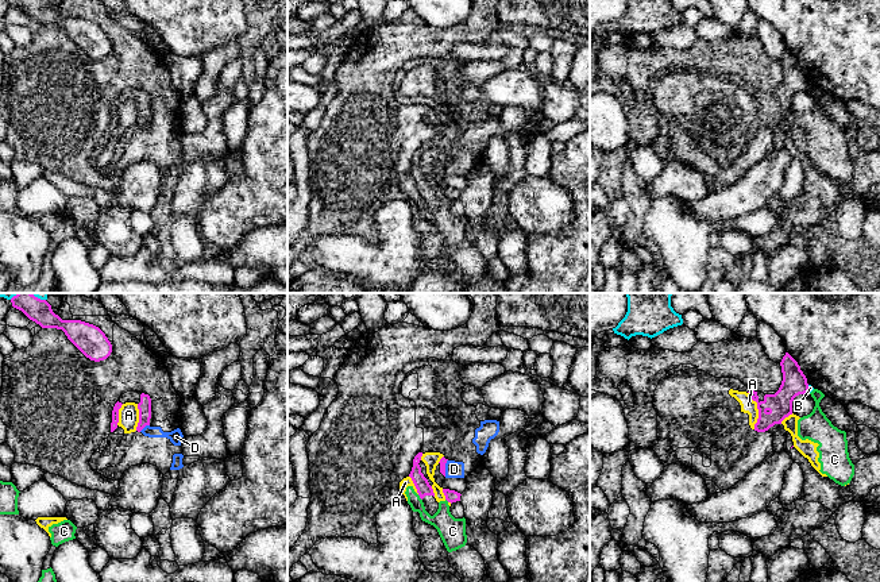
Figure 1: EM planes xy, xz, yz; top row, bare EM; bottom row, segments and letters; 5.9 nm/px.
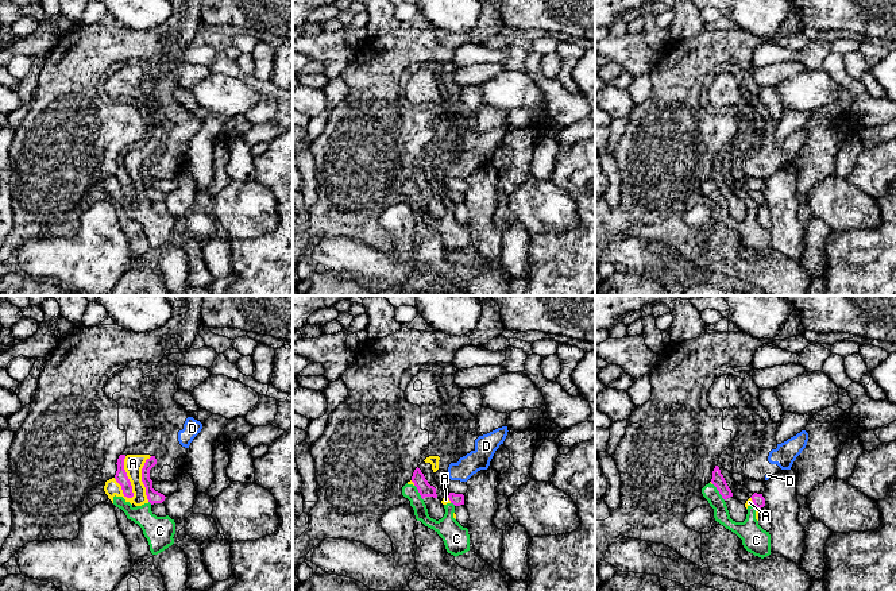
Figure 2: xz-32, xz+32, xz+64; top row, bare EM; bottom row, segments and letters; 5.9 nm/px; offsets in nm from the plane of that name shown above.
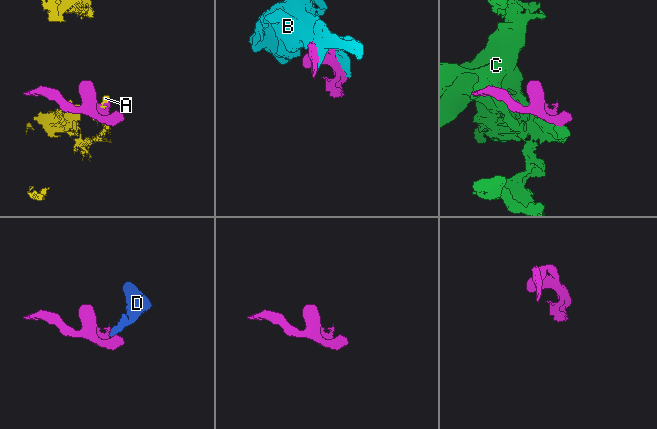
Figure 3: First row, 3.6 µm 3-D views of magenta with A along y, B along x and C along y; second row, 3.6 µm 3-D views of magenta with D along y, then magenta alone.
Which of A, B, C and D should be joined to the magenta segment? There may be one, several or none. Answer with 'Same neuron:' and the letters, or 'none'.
Same neuron: none

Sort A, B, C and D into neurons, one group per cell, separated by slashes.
A C / B / D

